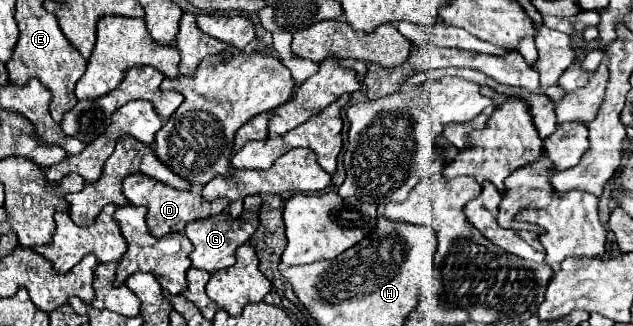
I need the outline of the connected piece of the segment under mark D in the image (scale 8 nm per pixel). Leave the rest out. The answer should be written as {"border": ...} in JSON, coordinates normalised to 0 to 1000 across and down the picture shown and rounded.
{"border":[[[220,528],[207,534],[194,552],[194,595],[204,613],[204,626],[229,632],[235,644],[232,693],[245,730],[254,730],[254,724],[264,724],[273,712],[289,712],[299,681],[314,675],[314,669],[343,663],[362,632],[359,607],[343,607],[336,620],[327,620],[327,613],[321,613],[321,601],[311,583],[276,583],[276,577],[254,564],[251,552],[245,552],[239,540],[226,540]]]}

